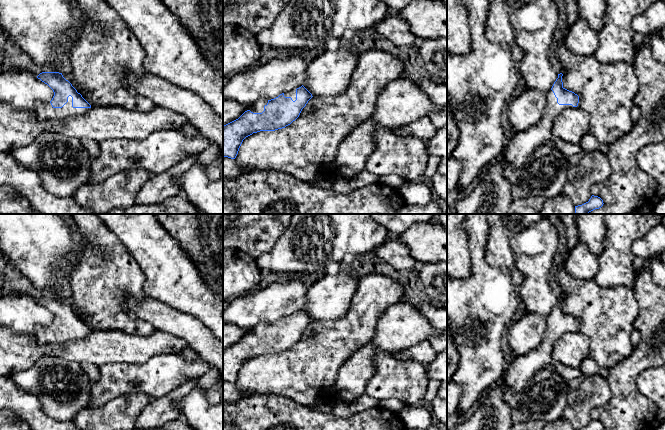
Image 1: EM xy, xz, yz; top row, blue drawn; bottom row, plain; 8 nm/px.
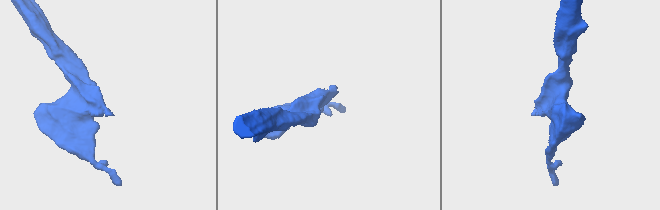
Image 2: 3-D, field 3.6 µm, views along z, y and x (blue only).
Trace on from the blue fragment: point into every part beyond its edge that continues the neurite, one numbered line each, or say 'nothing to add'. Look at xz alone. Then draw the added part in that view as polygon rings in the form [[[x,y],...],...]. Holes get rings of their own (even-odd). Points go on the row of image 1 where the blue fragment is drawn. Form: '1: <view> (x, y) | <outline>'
1: xz (292, 93) | [[[296,89],[284,93],[285,97],[291,97],[293,101],[296,100]]]

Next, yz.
1: yz (536, 162) | [[[548,91],[542,119],[528,130],[517,132],[506,145],[504,176],[511,183],[513,200],[562,195],[568,159],[580,153],[581,147],[554,136],[552,125],[564,109],[572,107],[559,105],[553,91]]]

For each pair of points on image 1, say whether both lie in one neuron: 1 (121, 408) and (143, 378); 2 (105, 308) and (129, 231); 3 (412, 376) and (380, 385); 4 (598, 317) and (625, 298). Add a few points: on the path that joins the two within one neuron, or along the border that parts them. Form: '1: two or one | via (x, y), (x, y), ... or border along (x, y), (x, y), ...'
1: two | border along (153, 397), (144, 393), (128, 393), (108, 400)
2: two | border along (108, 230), (115, 235), (139, 265)
3: one | via (404, 380), (391, 380), (388, 382)
4: one | via (605, 315), (618, 305)

